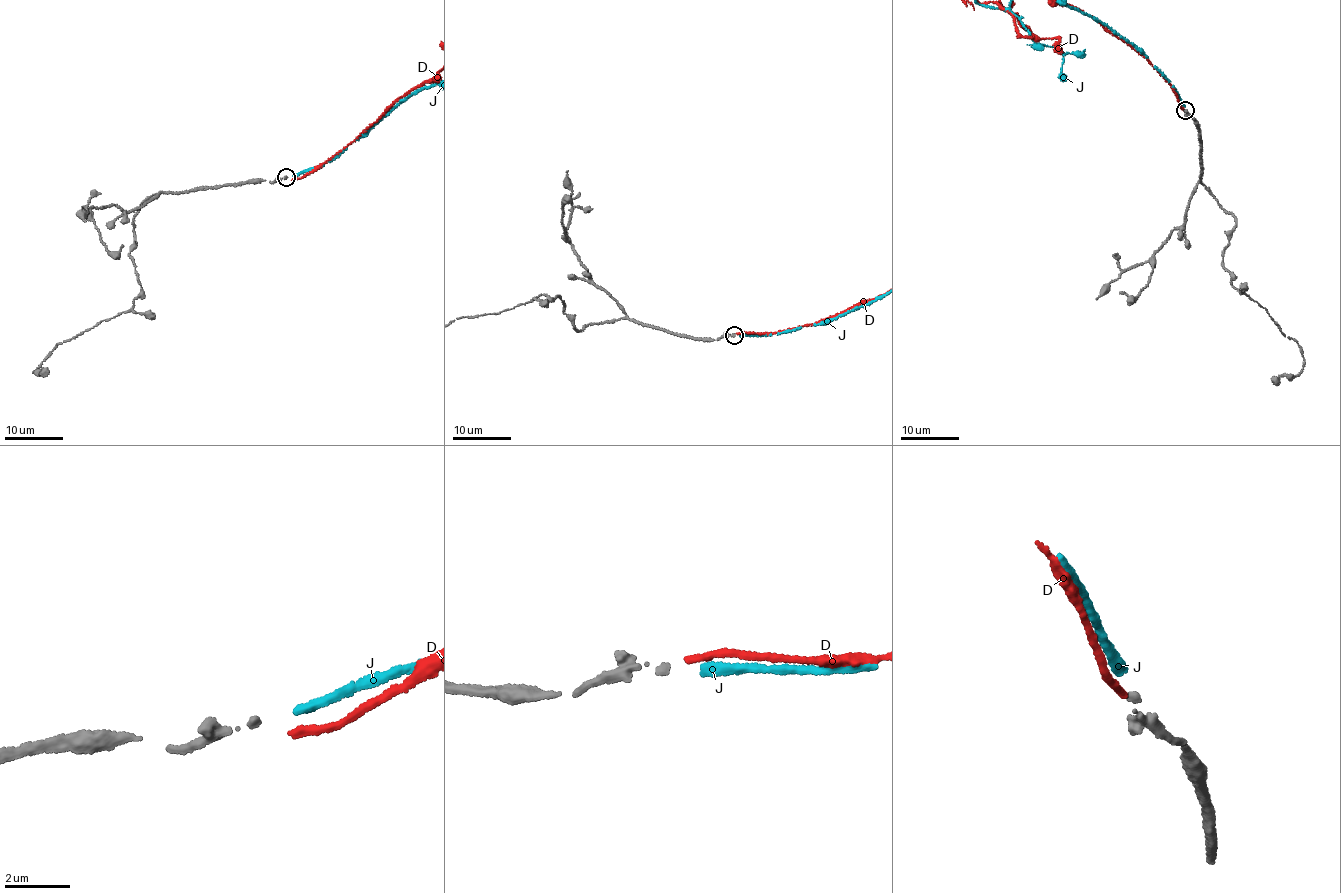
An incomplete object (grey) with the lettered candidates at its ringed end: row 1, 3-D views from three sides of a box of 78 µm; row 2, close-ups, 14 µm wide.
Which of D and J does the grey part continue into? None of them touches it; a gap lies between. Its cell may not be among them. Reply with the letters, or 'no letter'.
J

